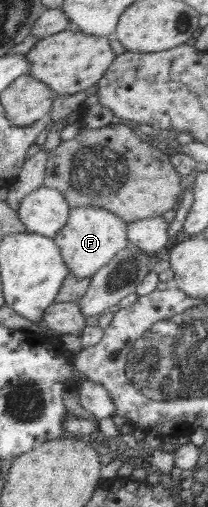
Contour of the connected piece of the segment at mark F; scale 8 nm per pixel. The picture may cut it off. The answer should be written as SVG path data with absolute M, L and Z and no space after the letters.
M73 206L66 224L54 235L67 269L77 279L91 277L122 249L128 246L127 223L107 209L93 206Z

